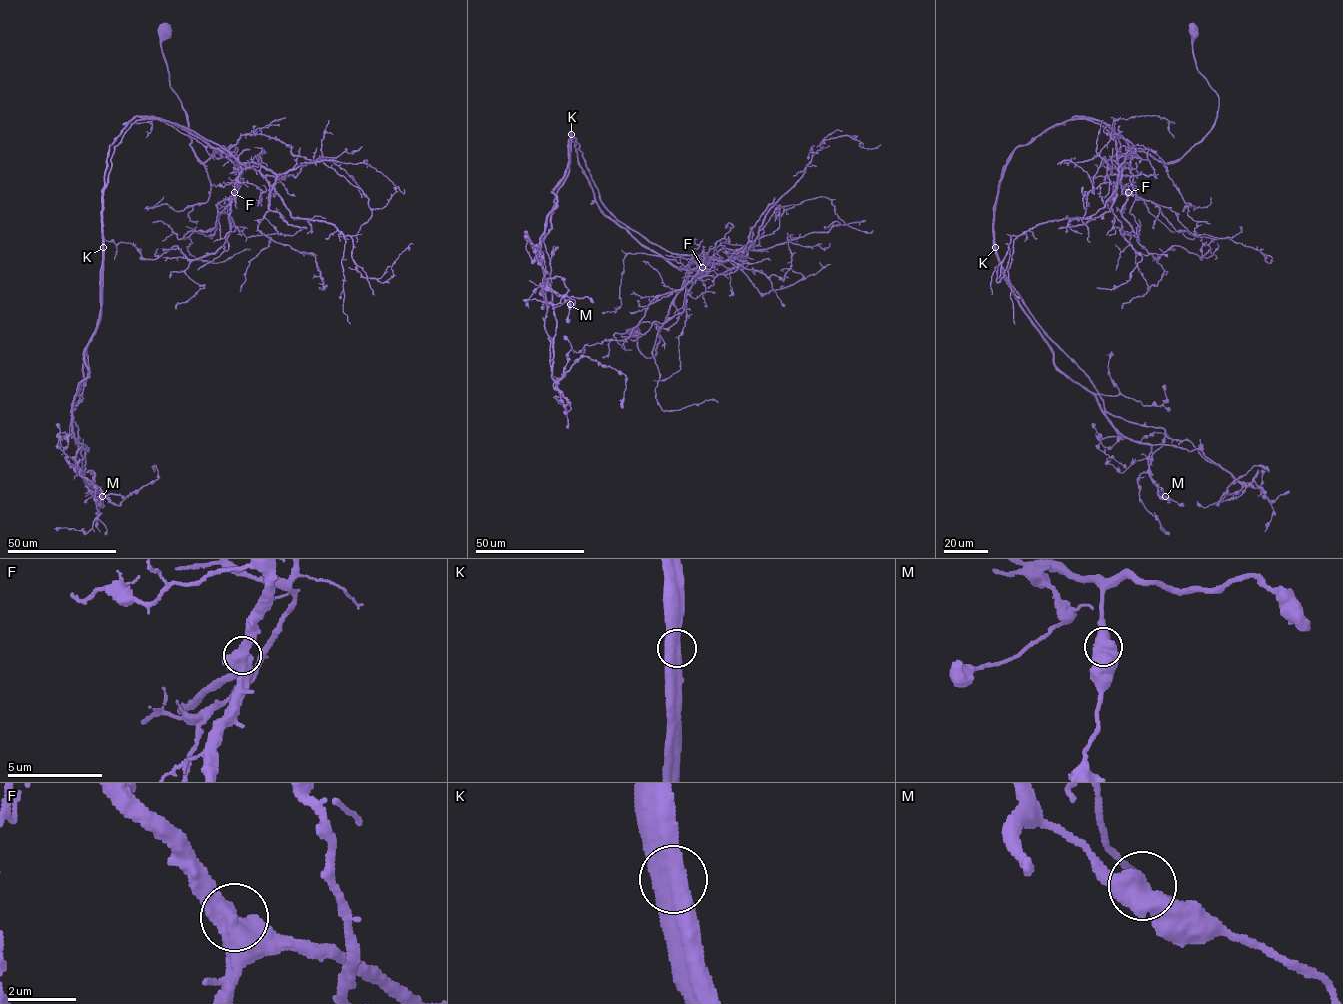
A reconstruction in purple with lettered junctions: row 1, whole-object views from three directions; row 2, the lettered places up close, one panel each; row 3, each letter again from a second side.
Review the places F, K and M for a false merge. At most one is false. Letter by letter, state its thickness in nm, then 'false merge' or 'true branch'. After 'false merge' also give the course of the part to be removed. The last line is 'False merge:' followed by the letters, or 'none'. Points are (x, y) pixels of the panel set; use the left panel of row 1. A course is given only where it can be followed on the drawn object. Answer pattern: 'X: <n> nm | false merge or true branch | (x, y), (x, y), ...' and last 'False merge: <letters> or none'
F: 650 nm | true branch
K: 650 nm | false merge | (103, 247), (114, 148), (152, 119), (252, 166), (293, 218), (348, 235), (364, 277), (389, 279), (413, 244)
M: 650 nm | true branch
False merge: K

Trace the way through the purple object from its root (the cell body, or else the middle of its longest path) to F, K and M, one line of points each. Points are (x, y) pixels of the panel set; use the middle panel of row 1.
F: (633, 333), (629, 332), (635, 336), (638, 349), (652, 357), (671, 302), (687, 275), (708, 259), (702, 267)
K: (633, 333), (638, 349), (652, 357), (688, 271), (604, 214), (571, 134)
M: (633, 333), (652, 357), (688, 271), (604, 214), (570, 132), (570, 170), (539, 244), (544, 287), (570, 304)

